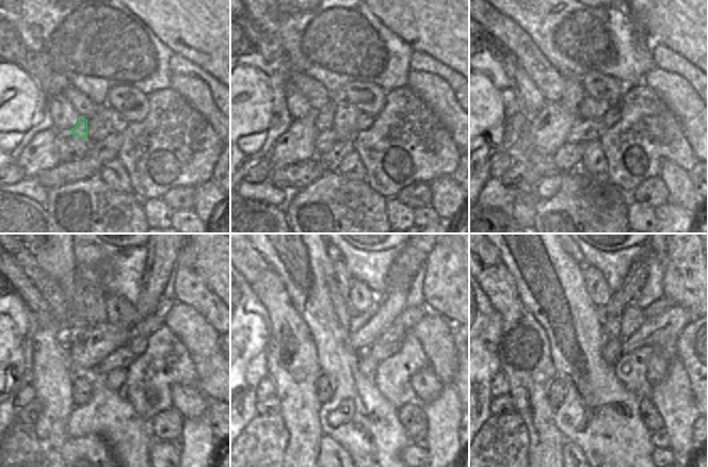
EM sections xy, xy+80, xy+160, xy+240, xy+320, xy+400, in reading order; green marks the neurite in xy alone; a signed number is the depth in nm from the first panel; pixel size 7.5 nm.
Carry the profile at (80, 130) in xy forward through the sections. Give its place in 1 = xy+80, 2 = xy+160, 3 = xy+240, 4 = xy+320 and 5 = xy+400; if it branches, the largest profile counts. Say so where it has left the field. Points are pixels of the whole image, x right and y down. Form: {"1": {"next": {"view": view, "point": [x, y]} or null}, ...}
{"1": {"next": {"view": "xy+80", "point": [324, 117]}}, "2": {"next": {"view": "xy+160", "point": [574, 94]}}, "3": {"next": {"view": "xy+240", "point": [94, 299]}}, "4": {"next": {"view": "xy+320", "point": [341, 274]}}, "5": {"next": {"view": "xy+400", "point": [577, 255]}}}

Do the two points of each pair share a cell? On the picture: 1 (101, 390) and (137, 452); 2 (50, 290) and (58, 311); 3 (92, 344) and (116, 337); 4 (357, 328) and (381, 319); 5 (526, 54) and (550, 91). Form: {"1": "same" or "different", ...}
{"1": "same", "2": "same", "3": "same", "4": "same", "5": "same"}

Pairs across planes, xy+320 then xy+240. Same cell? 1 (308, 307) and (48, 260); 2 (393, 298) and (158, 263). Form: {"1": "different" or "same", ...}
{"1": "same", "2": "same"}

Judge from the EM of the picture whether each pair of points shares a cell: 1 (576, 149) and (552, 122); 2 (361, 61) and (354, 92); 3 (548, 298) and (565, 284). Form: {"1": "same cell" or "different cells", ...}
{"1": "different cells", "2": "different cells", "3": "same cell"}

